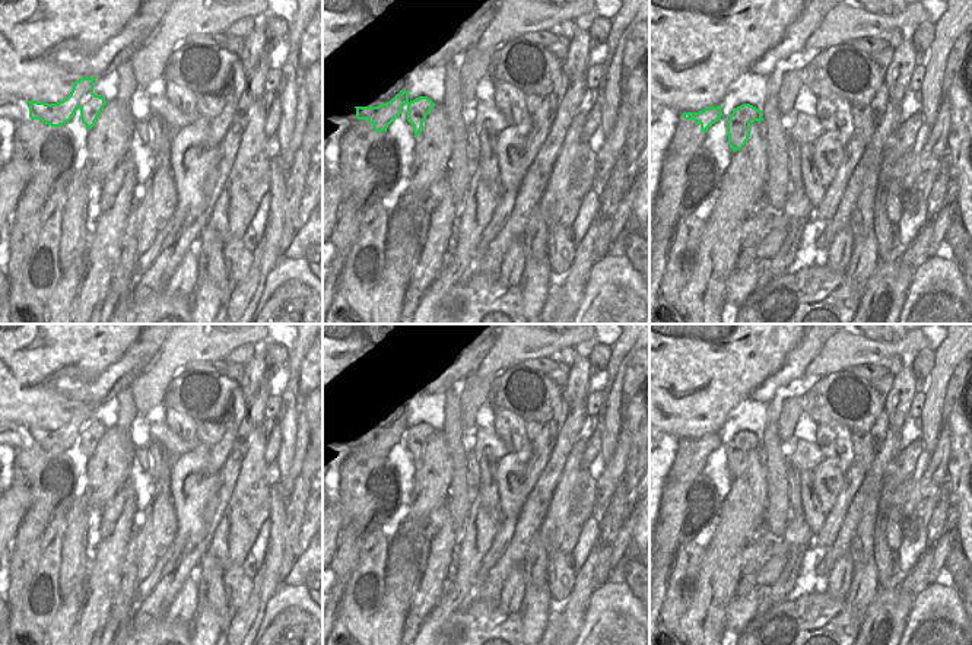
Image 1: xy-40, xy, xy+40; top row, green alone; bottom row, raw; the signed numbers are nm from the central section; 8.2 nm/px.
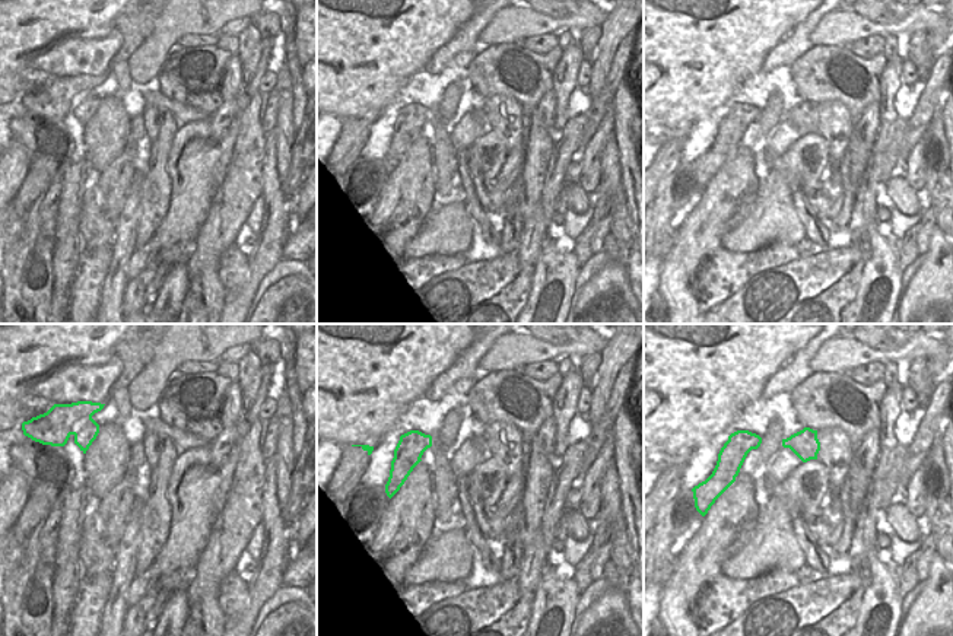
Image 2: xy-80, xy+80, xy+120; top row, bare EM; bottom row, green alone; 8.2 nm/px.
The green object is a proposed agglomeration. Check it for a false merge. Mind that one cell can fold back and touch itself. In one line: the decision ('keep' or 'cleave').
keep

